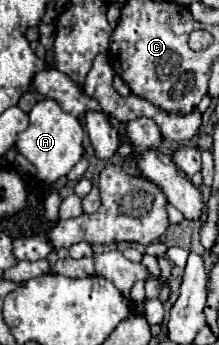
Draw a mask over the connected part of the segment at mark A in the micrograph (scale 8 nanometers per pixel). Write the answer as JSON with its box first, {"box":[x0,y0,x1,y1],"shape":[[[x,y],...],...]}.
{"box":[16,99,84,183],"shape":[[[40,99],[28,115],[30,127],[18,135],[16,147],[38,169],[40,181],[54,183],[60,177],[68,175],[68,171],[82,159],[84,129],[80,121],[74,115],[64,113],[54,99]]]}

